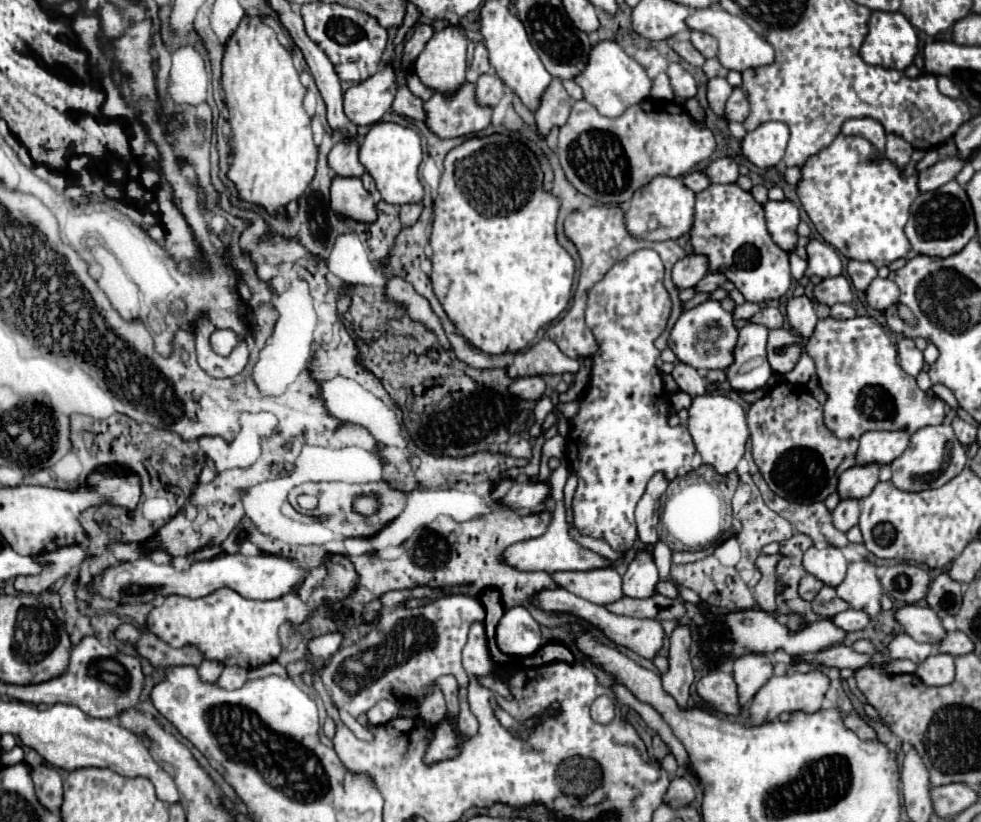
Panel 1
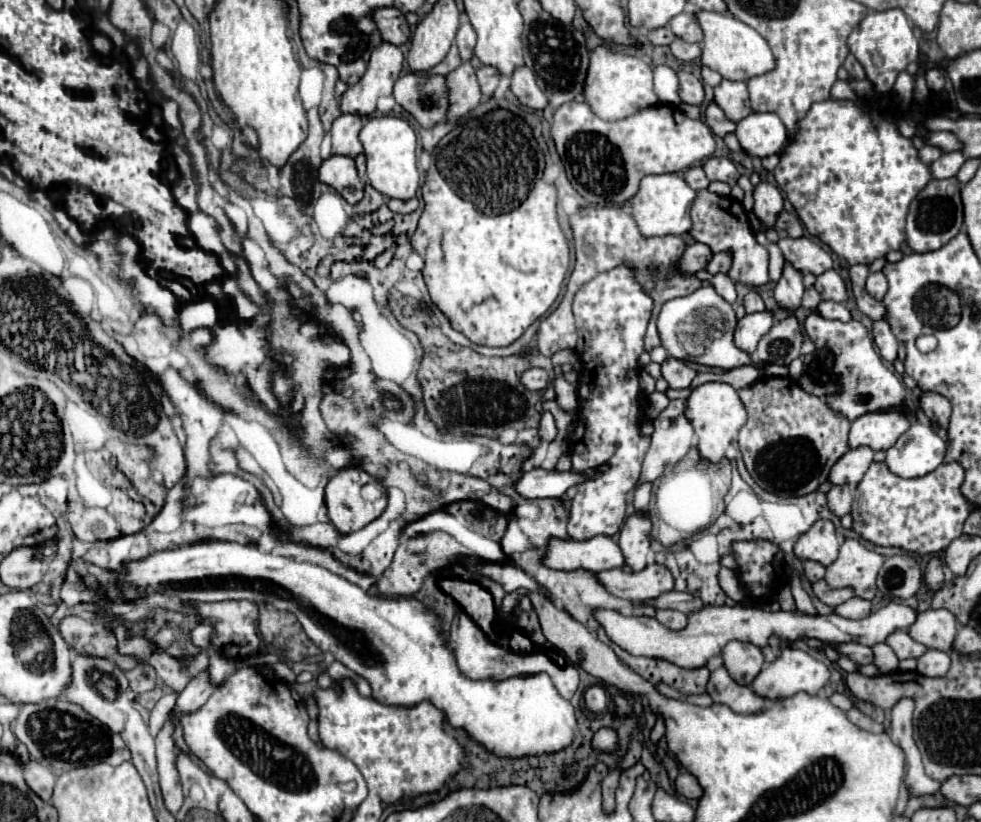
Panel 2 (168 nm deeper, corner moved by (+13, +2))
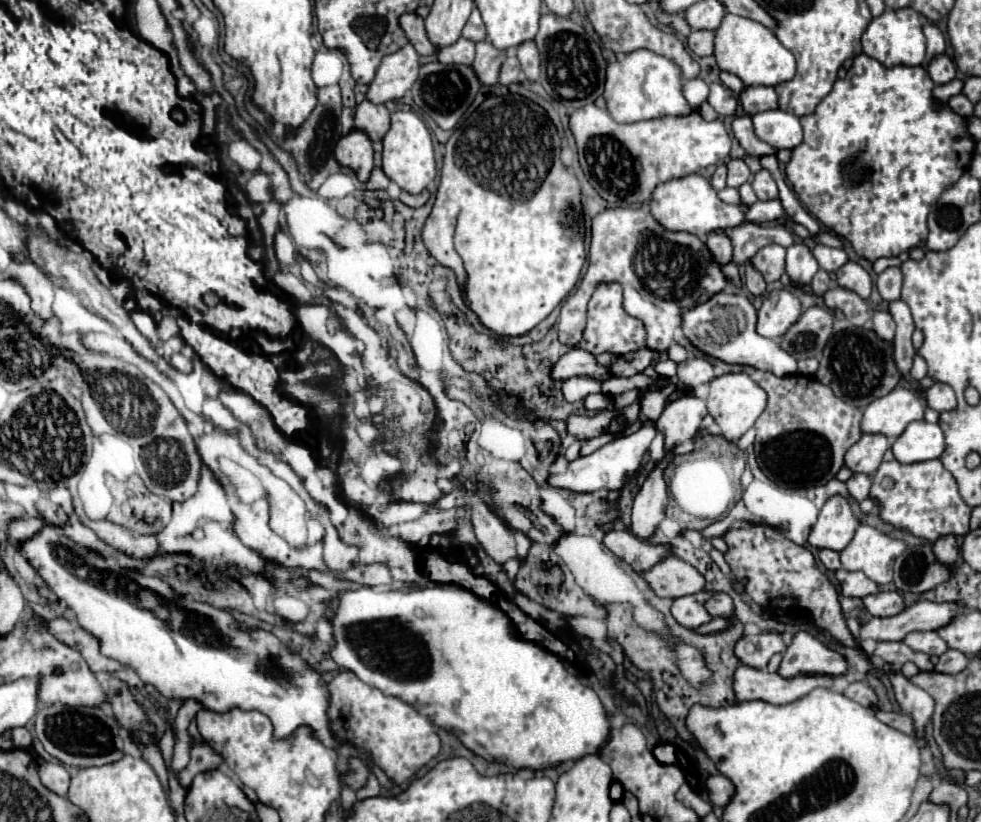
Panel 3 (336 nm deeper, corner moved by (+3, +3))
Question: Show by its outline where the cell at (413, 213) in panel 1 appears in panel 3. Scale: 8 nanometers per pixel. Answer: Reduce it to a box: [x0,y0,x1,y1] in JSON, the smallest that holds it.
[399,190,429,208]

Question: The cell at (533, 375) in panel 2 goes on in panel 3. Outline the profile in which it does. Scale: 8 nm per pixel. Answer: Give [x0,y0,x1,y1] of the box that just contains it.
[551,348,609,380]

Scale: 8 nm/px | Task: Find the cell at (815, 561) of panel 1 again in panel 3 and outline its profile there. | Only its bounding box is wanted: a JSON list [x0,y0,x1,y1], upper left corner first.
[809,494,859,552]

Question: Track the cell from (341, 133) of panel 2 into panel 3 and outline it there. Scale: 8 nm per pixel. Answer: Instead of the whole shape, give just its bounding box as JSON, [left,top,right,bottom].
[355,100,391,142]

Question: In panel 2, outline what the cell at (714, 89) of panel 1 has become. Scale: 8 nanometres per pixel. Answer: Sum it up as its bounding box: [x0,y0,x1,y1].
[705,101,735,137]

